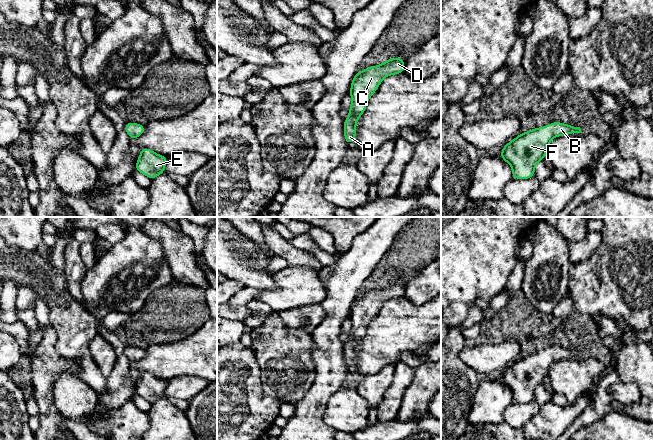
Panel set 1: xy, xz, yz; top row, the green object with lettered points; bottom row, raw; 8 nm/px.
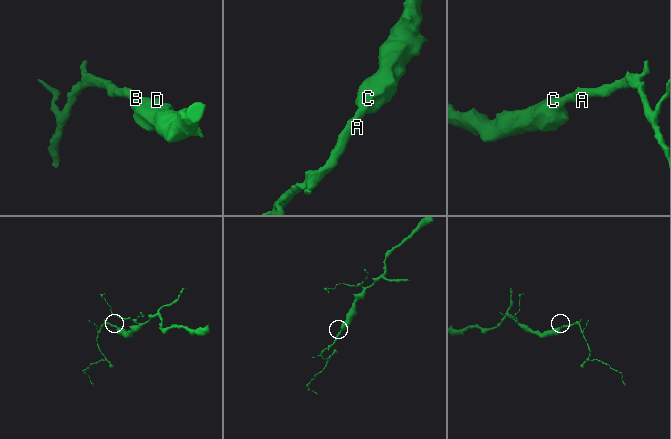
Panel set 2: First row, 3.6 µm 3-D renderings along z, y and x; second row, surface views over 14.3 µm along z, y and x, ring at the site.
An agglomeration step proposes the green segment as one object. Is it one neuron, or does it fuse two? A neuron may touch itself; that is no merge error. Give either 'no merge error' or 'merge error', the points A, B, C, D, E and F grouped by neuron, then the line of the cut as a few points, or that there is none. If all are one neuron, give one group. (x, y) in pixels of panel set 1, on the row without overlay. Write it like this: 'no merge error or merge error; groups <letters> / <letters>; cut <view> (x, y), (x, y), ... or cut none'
no merge error; groups A B C D E F; cut none

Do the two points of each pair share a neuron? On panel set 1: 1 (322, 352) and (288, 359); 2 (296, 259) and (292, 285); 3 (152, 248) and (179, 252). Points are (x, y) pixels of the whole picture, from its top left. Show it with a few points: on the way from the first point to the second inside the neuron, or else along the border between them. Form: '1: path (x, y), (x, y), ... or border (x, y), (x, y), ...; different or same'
1: border (310, 334), (314, 341), (312, 361), (316, 377); different
2: border (289, 264), (311, 265), (318, 270); different
3: border (145, 234), (155, 238), (161, 244), (171, 272); different

